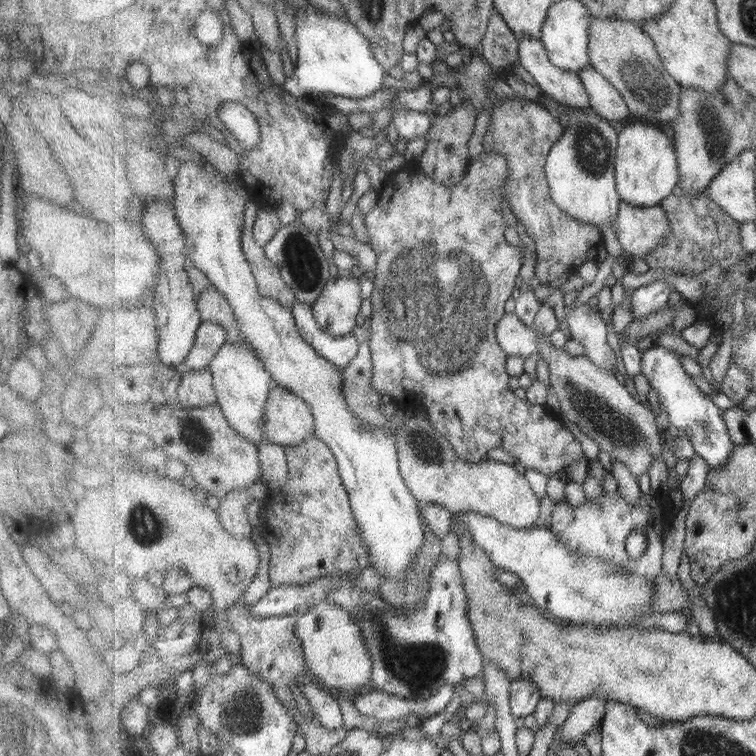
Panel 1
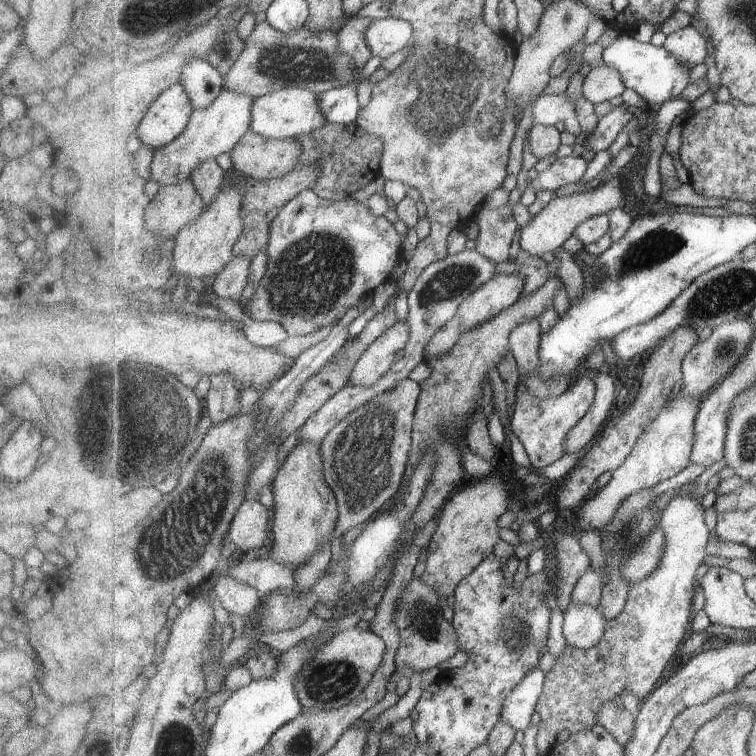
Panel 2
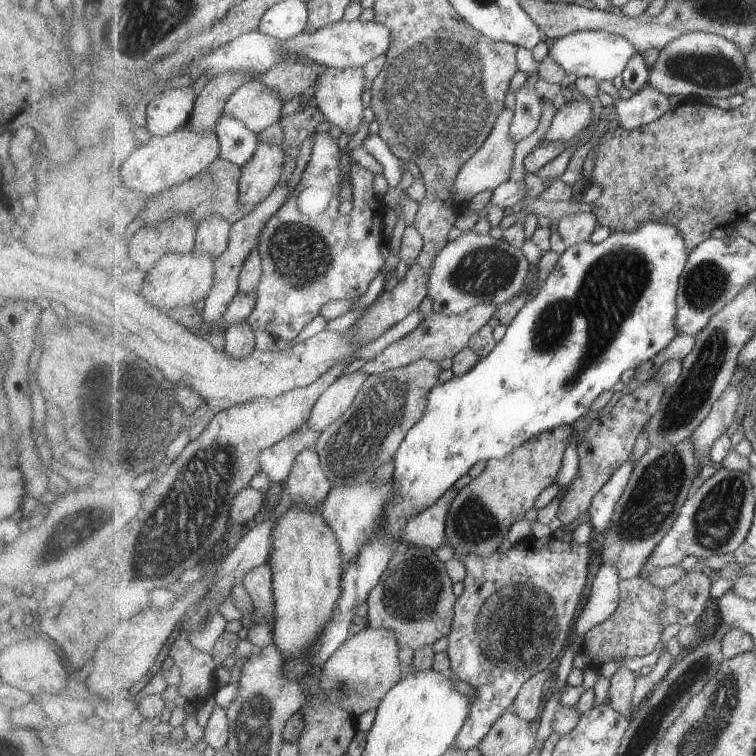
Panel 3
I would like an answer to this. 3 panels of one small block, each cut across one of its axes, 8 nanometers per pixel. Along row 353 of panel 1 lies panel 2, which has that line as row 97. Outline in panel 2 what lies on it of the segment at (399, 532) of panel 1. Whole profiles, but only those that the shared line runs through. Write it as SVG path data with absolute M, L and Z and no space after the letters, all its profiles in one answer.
M292 86L255 98L253 118L251 129L260 136L269 139L295 138L298 140L302 135L312 134L319 127L328 124L320 110L318 94L308 89L294 88Z

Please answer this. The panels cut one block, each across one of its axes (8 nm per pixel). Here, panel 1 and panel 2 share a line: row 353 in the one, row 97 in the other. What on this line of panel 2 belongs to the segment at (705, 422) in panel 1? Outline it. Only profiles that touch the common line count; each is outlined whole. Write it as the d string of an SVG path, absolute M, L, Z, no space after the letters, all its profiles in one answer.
M621 32L618 38L602 52L603 64L615 68L622 77L626 89L634 89L652 108L678 99L689 86L689 71L678 57L673 57L667 48L643 44L633 35Z

